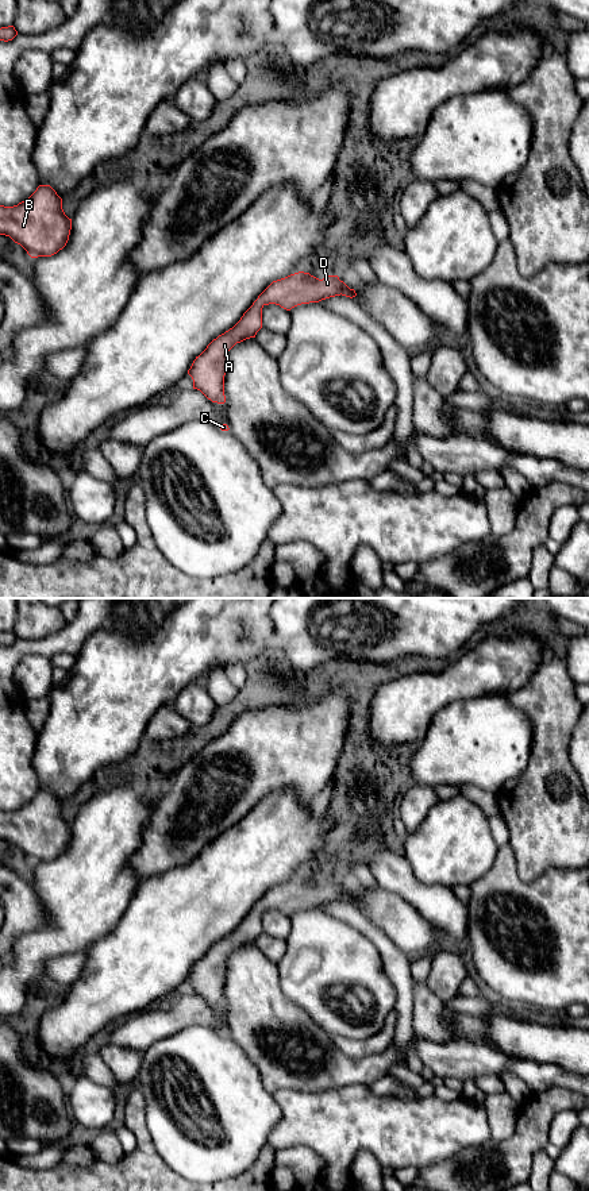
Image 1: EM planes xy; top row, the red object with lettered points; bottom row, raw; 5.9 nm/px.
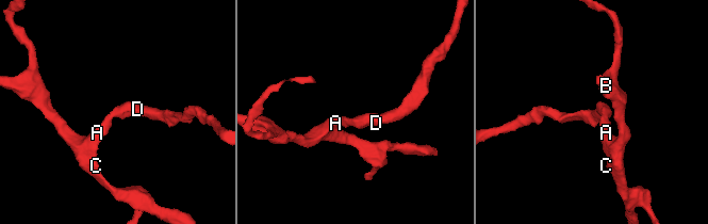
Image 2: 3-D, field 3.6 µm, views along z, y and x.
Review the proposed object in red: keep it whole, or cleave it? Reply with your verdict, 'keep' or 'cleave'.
keep

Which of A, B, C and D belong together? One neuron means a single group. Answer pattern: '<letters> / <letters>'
A B C D

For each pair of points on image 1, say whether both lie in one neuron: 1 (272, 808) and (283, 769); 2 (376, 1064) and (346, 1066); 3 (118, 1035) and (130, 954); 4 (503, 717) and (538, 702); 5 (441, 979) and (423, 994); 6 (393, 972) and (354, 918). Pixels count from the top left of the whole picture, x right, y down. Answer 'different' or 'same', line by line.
1: different
2: same
3: different
4: different
5: different
6: same

